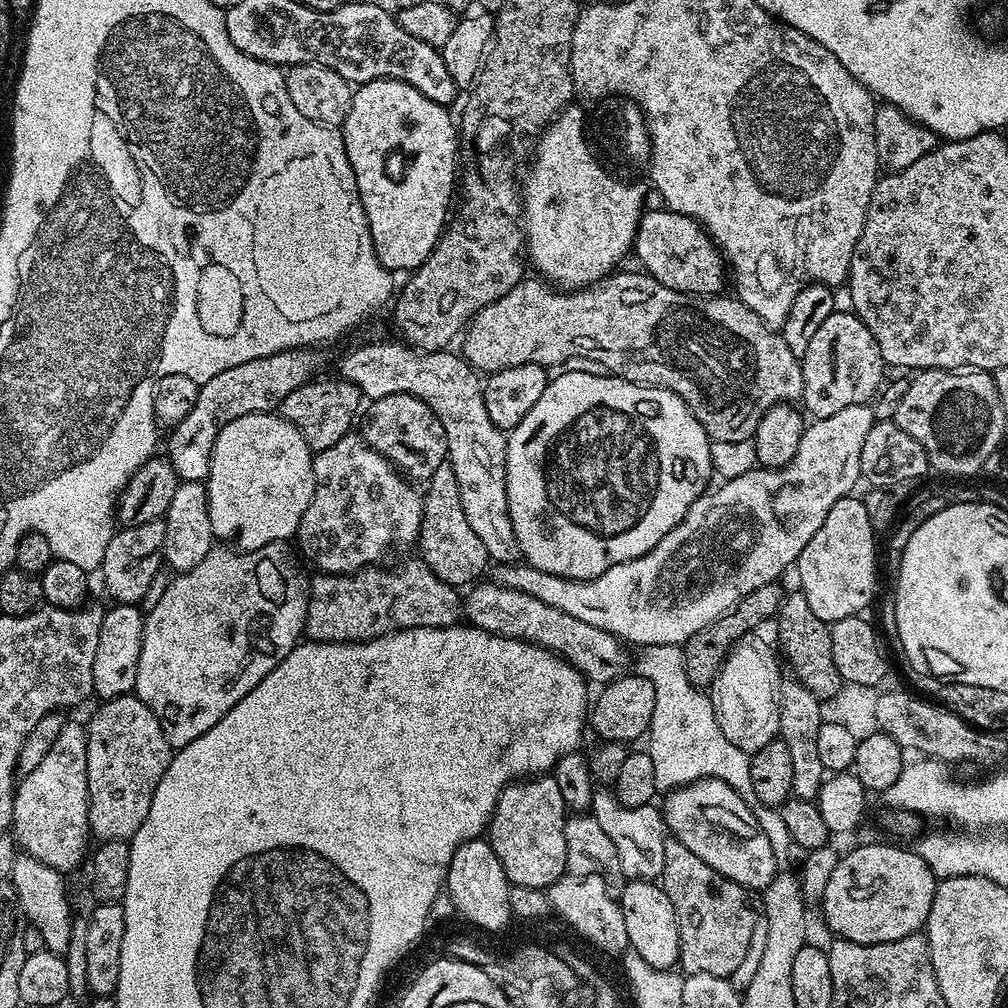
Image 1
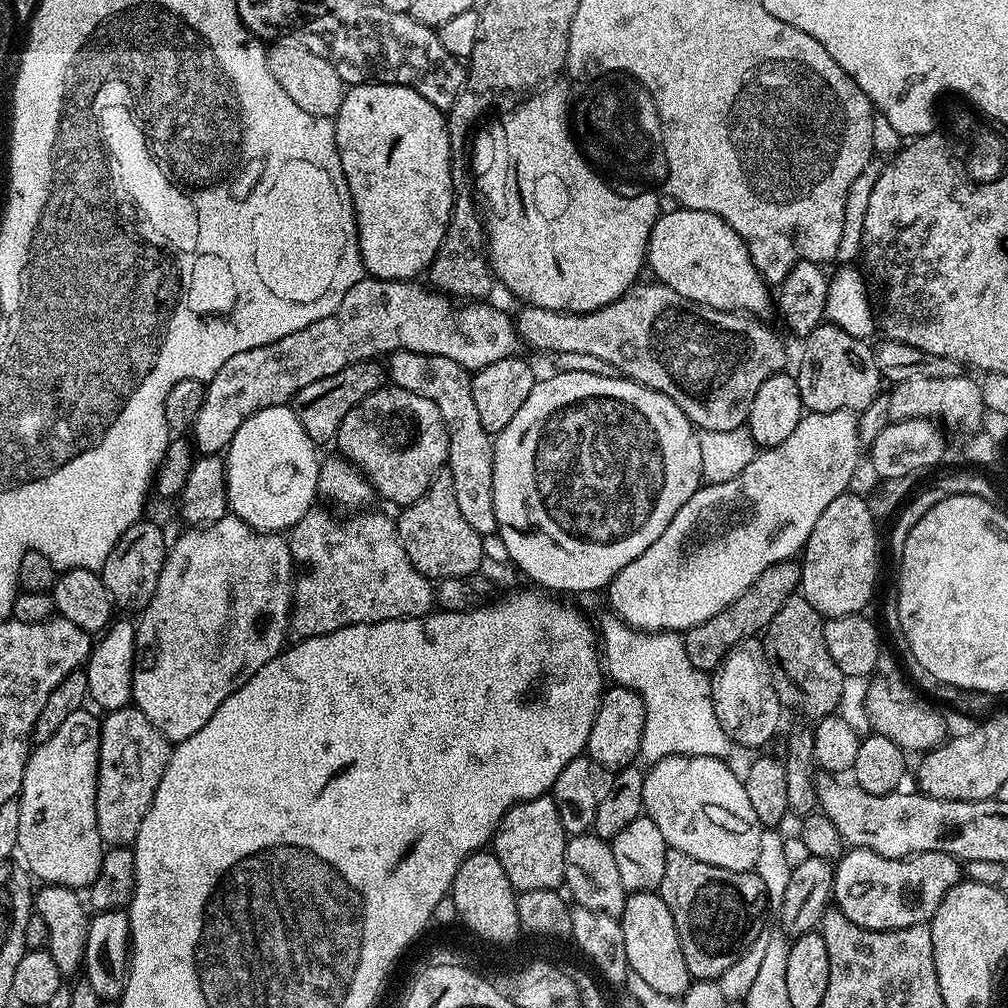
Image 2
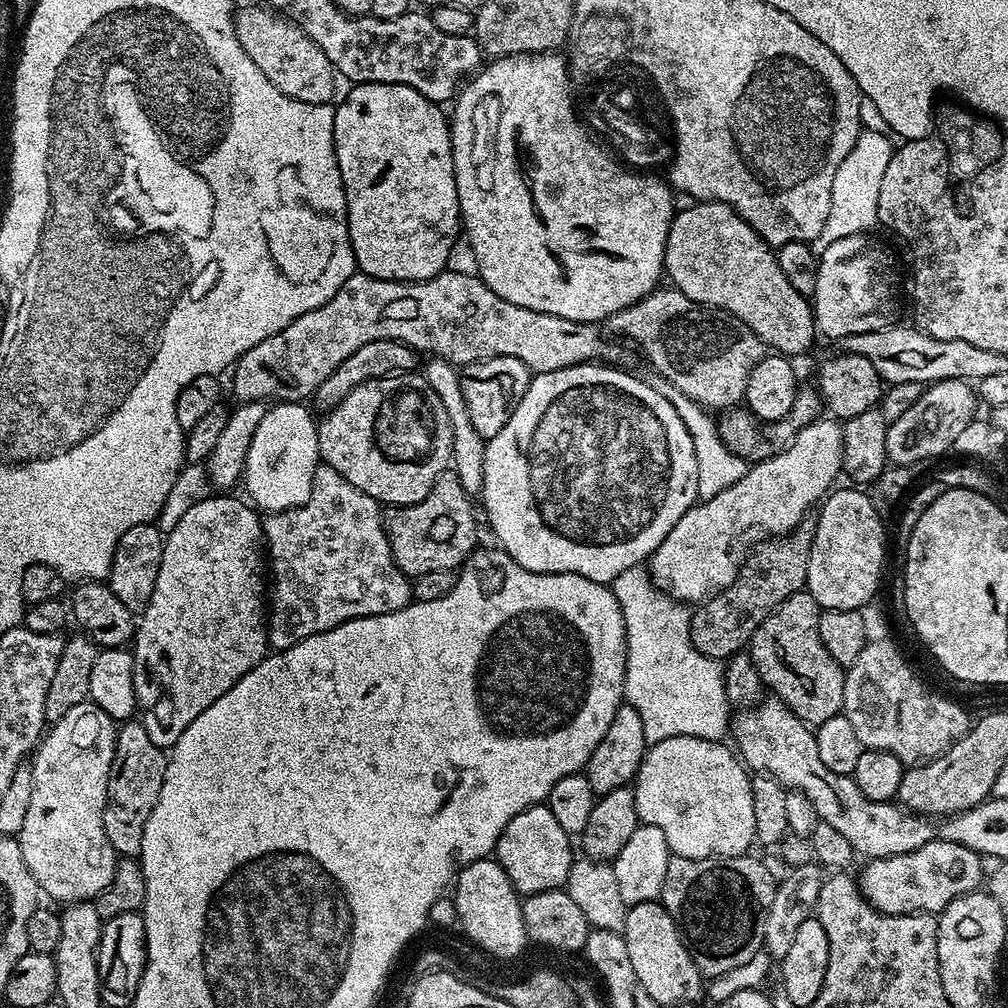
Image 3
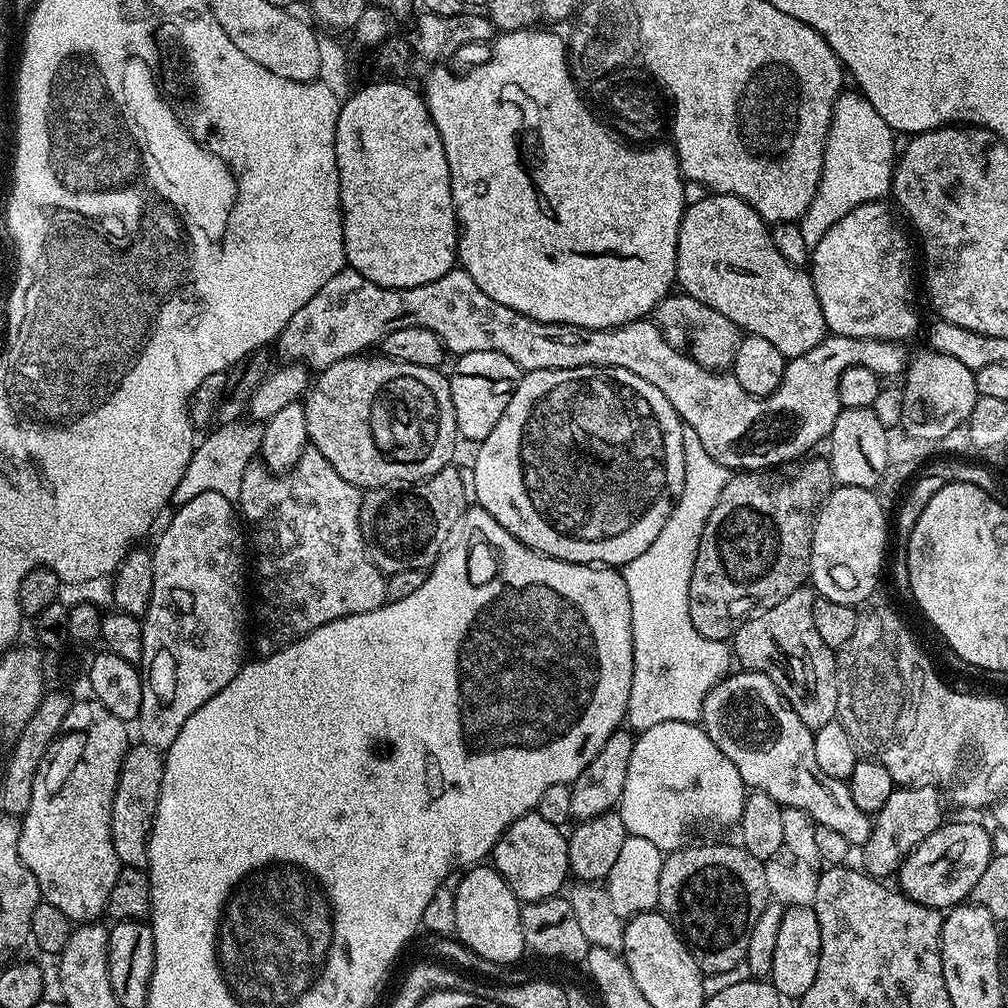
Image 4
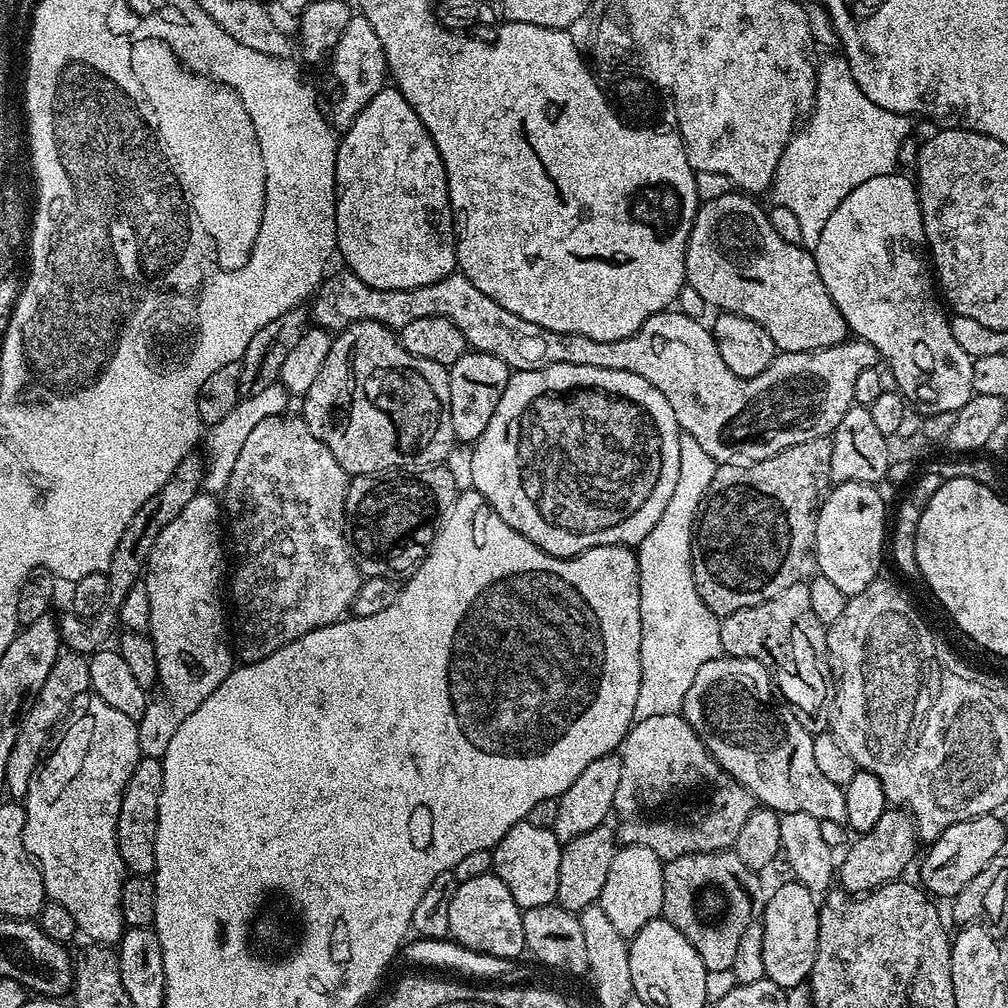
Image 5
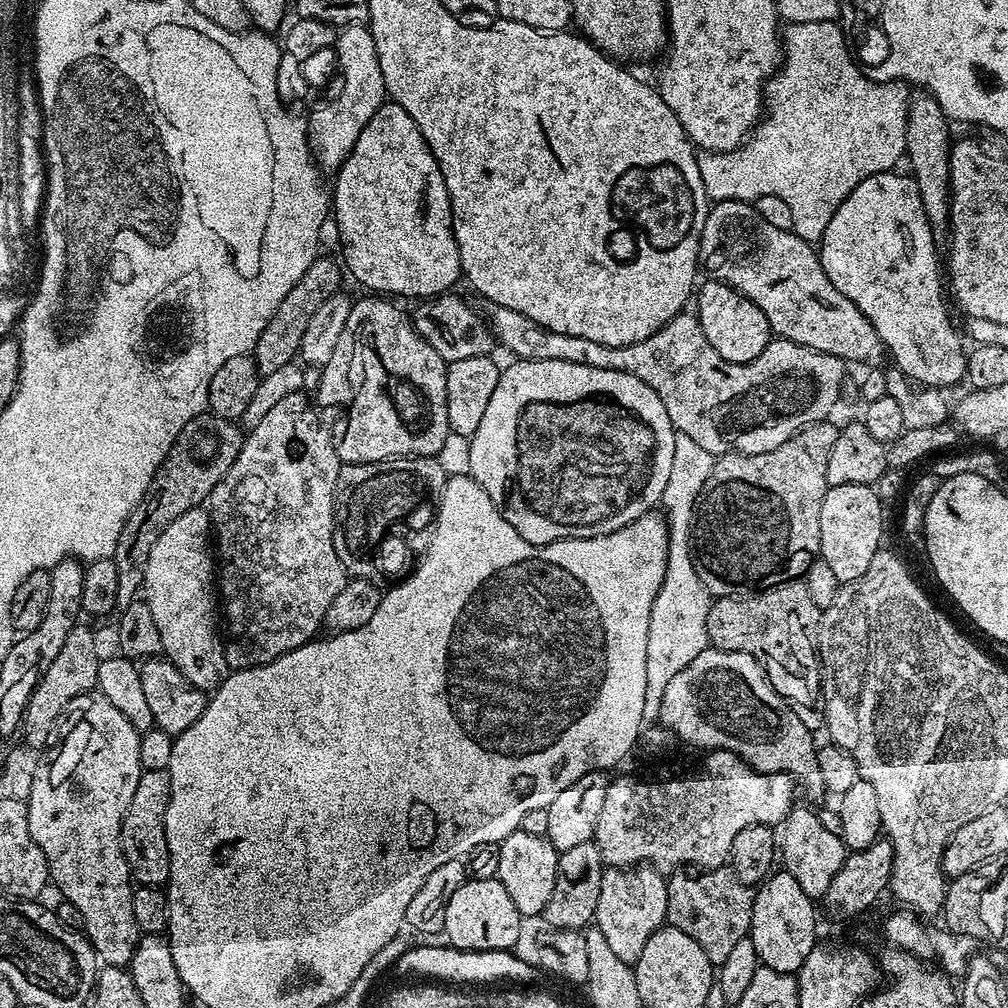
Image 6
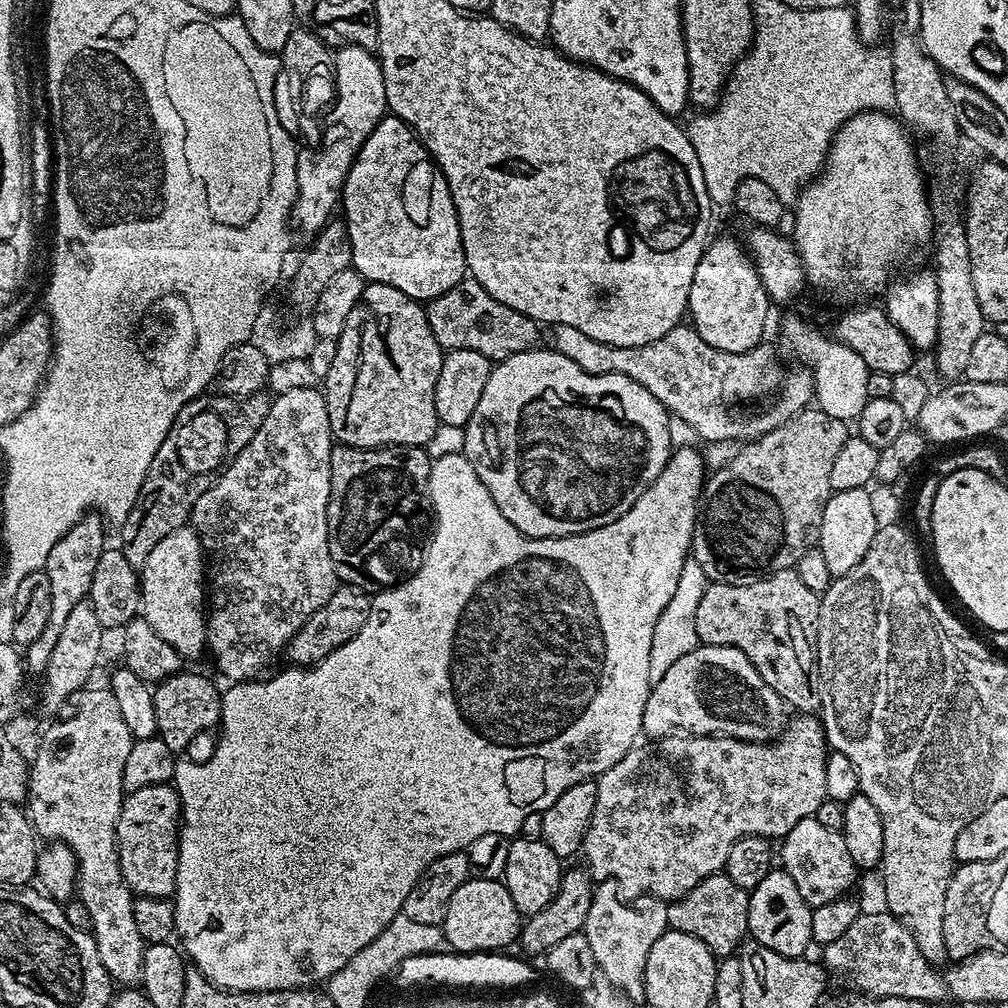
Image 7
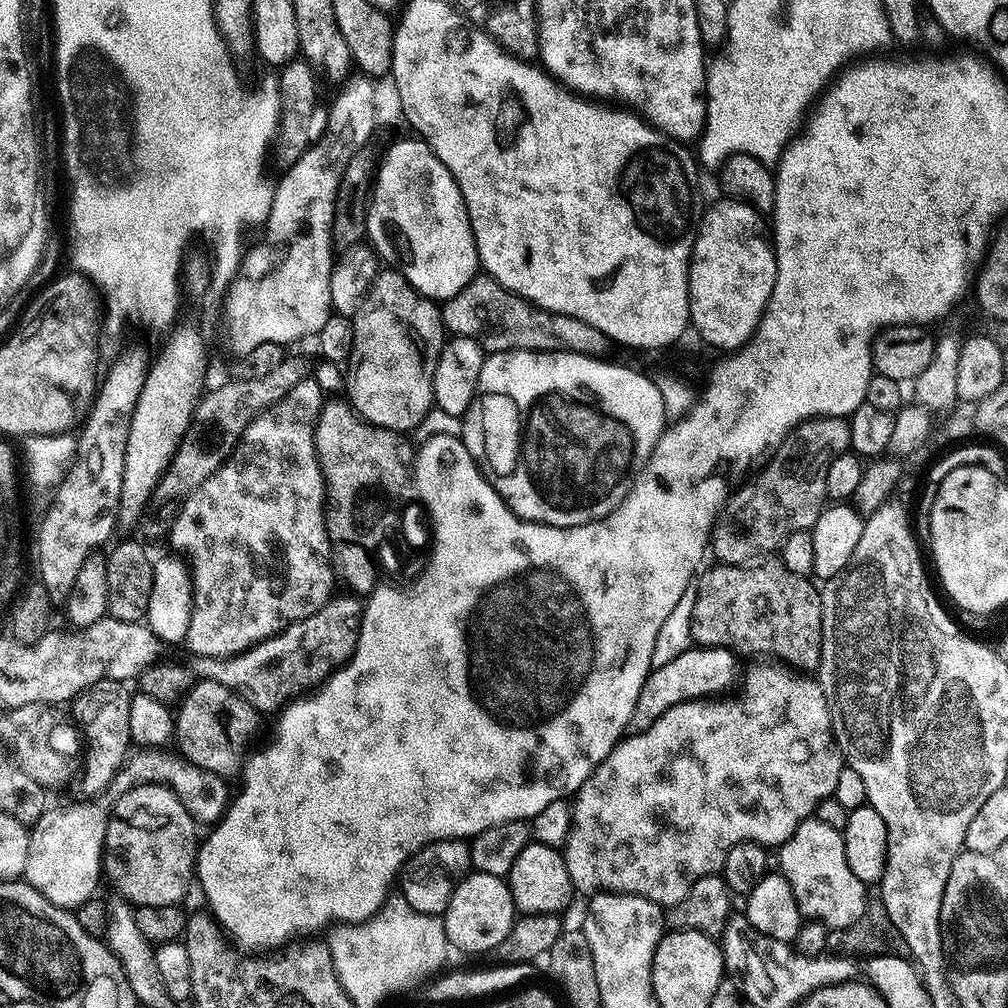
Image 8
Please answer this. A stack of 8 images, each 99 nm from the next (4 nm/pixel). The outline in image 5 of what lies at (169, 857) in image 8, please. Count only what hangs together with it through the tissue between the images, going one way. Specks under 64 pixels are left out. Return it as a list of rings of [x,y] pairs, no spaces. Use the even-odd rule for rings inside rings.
[[[155,756],[143,757],[122,794],[122,806],[116,815],[116,845],[125,869],[138,876],[156,871],[156,835],[158,834],[158,798],[164,789],[164,766]]]

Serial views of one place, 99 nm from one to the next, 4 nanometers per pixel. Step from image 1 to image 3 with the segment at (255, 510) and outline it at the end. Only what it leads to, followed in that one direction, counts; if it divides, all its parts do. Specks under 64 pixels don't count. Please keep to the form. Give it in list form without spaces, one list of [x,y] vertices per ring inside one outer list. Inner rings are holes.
[[[304,402],[273,403],[262,422],[258,422],[258,430],[254,430],[244,458],[242,486],[244,482],[247,499],[257,509],[265,508],[265,513],[285,512],[287,508],[305,504],[312,496],[312,483],[322,461],[316,433],[318,420],[315,415],[312,417],[313,409],[308,406]]]

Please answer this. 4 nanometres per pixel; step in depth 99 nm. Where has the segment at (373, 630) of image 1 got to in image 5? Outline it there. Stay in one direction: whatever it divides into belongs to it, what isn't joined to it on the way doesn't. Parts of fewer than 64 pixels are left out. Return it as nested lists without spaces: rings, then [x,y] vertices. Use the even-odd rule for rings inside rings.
[[[285,414],[282,416],[271,416],[270,418],[266,418],[266,422],[258,422],[258,426],[254,426],[254,430],[250,430],[250,434],[246,434],[246,443],[242,445],[242,450],[238,453],[238,462],[234,462],[234,470],[230,474],[230,482],[224,488],[222,493],[222,512],[226,517],[226,532],[227,535],[228,532],[232,535],[232,544],[230,540],[230,548],[231,551],[233,548],[233,550],[237,552],[236,569],[234,569],[233,572],[231,569],[230,580],[232,576],[232,600],[236,603],[236,628],[234,624],[234,632],[235,636],[237,632],[237,641],[235,640],[235,643],[238,645],[239,659],[244,662],[251,662],[266,658],[270,654],[274,654],[274,650],[282,650],[282,646],[286,646],[290,642],[294,642],[298,638],[302,638],[302,634],[310,634],[310,630],[318,630],[322,626],[330,626],[331,624],[335,624],[337,620],[347,617],[352,607],[352,603],[354,602],[354,598],[360,589],[360,582],[362,579],[360,567],[356,565],[356,561],[354,559],[353,549],[348,549],[347,538],[349,539],[349,537],[346,535],[346,529],[344,526],[344,503],[346,502],[346,494],[348,493],[348,482],[350,477],[348,473],[345,472],[343,466],[338,462],[338,458],[334,458],[334,454],[330,454],[328,447],[326,447],[318,438],[314,438],[314,434],[310,434],[310,426],[306,426],[304,419],[299,415],[292,415],[293,414]]]

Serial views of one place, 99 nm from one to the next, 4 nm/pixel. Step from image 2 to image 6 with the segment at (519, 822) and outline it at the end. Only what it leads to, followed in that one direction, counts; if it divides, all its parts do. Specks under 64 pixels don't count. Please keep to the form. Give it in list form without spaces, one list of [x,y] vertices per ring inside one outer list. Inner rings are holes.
[[[521,830],[512,832],[505,840],[501,840],[498,849],[500,852],[495,879],[500,880],[502,886],[506,886],[506,894],[510,894],[514,906],[518,906],[521,917],[539,917],[546,902],[550,902],[550,894],[554,894],[554,877],[558,875],[560,853],[547,836]]]

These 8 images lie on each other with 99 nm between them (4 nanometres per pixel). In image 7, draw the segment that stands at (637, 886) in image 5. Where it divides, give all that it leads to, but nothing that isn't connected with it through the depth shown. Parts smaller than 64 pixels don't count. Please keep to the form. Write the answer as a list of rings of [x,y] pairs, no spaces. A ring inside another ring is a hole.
[[[612,880],[595,885],[583,934],[586,942],[590,942],[590,950],[594,950],[594,958],[603,979],[623,992],[629,1001],[644,1000],[646,958],[650,958],[650,946],[654,946],[654,942],[658,942],[658,938],[662,938],[667,931],[668,904],[665,901],[653,896],[625,898]]]

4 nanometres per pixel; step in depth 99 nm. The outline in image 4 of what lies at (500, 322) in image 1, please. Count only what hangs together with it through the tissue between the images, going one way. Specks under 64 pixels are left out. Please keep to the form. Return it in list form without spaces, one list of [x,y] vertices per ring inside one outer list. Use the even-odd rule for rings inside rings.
[[[669,294],[656,305],[654,323],[660,327],[660,333],[679,352],[685,352],[698,366],[713,370],[728,370],[742,339],[741,329],[737,328],[726,314],[710,310],[702,302],[683,294]]]

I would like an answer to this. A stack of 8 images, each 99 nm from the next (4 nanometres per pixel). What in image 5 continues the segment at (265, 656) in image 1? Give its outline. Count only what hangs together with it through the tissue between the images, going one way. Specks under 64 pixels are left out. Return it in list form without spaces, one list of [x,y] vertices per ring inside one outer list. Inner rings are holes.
[[[201,494],[190,498],[190,502],[186,502],[182,514],[178,514],[178,518],[174,518],[174,522],[170,522],[170,526],[166,526],[166,530],[162,530],[158,534],[158,542],[154,542],[154,546],[148,555],[148,566],[146,569],[146,583],[148,593],[150,594],[150,626],[147,635],[154,646],[154,654],[156,655],[156,671],[158,673],[159,691],[164,691],[160,697],[153,699],[149,703],[148,708],[144,712],[144,717],[137,723],[138,730],[138,746],[140,747],[141,757],[155,756],[162,758],[166,754],[166,746],[170,746],[170,738],[174,738],[174,733],[178,730],[178,726],[182,726],[182,722],[188,716],[191,709],[196,708],[202,702],[206,702],[206,698],[210,698],[210,694],[214,694],[214,690],[218,690],[218,686],[224,681],[233,670],[234,648],[231,643],[227,644],[224,639],[227,638],[228,632],[230,636],[230,628],[224,625],[224,600],[220,597],[220,579],[225,579],[226,568],[224,572],[224,548],[226,552],[226,544],[220,541],[220,532],[222,536],[222,504],[215,495]]]

